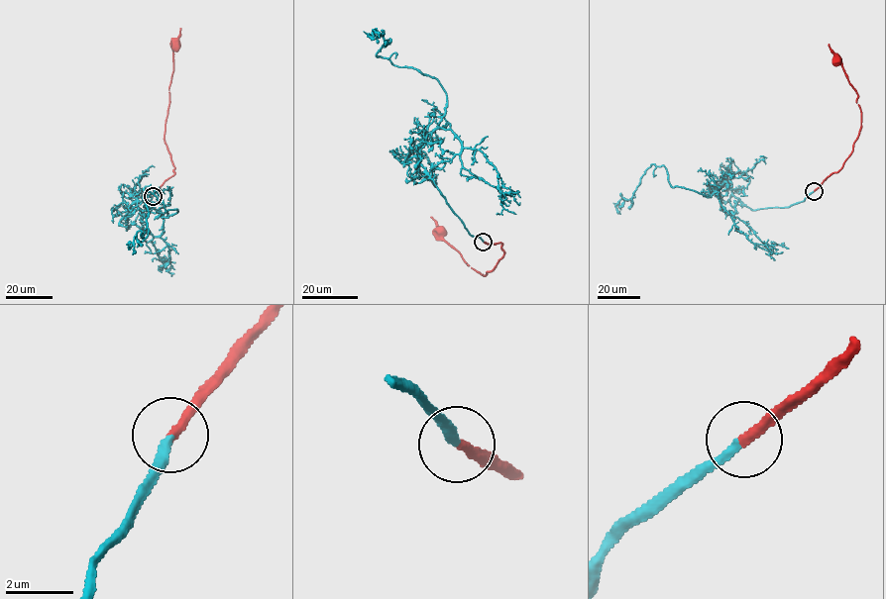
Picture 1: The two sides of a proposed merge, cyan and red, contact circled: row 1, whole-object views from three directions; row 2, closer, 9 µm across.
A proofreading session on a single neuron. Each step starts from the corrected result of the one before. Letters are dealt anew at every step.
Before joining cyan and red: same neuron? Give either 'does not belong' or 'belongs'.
belongs

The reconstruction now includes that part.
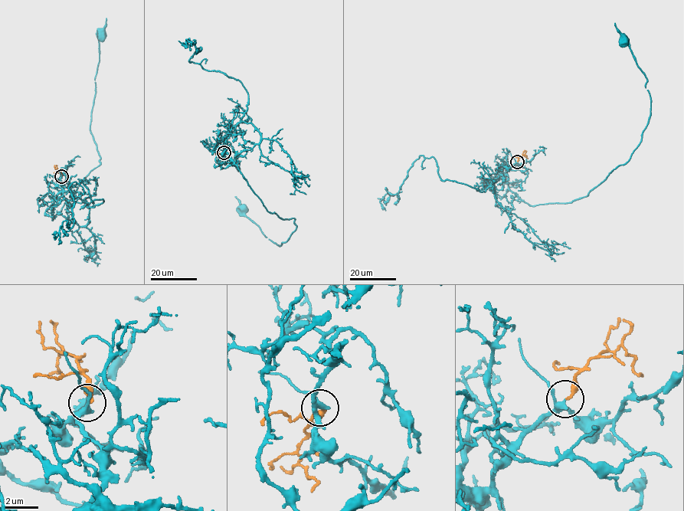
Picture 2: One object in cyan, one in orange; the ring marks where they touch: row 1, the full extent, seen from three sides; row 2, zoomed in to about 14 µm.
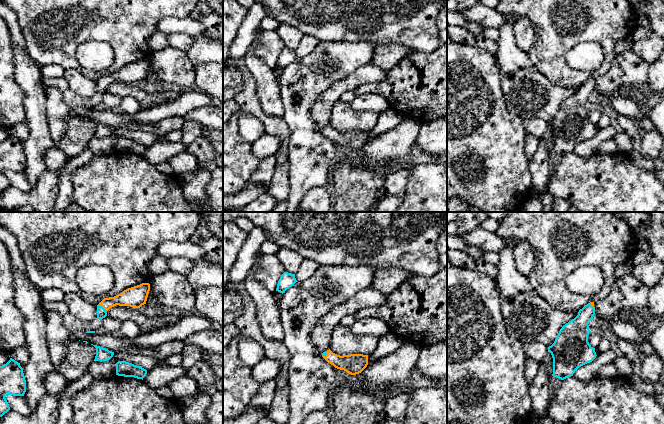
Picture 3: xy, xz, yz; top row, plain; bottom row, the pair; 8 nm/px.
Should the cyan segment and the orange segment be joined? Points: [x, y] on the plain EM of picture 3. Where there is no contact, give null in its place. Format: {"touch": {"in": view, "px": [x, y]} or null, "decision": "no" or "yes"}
{"touch": {"in": "xy", "px": [102, 83]}, "decision": "yes"}

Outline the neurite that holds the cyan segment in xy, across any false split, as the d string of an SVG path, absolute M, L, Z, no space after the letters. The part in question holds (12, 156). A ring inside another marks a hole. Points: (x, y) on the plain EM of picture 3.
M10 136L0 142L0 193L10 186L6 172L24 172L26 156L20 139Z

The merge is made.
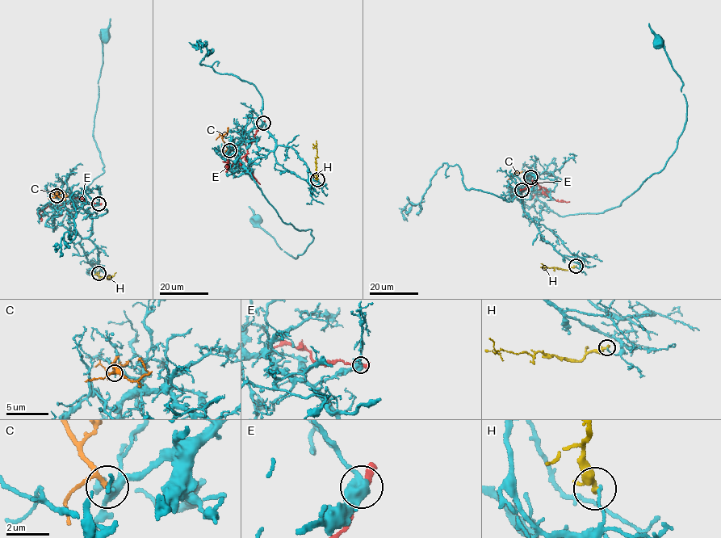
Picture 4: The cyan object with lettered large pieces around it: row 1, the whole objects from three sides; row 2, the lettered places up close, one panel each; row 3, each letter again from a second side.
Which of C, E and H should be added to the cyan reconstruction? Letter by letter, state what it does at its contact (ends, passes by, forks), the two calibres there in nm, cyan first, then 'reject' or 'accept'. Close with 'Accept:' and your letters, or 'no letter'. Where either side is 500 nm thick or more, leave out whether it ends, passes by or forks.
C: it passes by; calibres 280 and 180 nm; accept
E: calibres 500 and 240 nm; reject
H: it passes by; calibres 110 and 240 nm; reject
Accept: C

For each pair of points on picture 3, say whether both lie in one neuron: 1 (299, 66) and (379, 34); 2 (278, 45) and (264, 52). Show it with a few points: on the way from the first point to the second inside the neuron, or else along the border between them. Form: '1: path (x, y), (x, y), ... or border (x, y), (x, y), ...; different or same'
1: border (340, 41), (369, 41), (374, 45); different
2: path (275, 45), (271, 45), (267, 49); same

